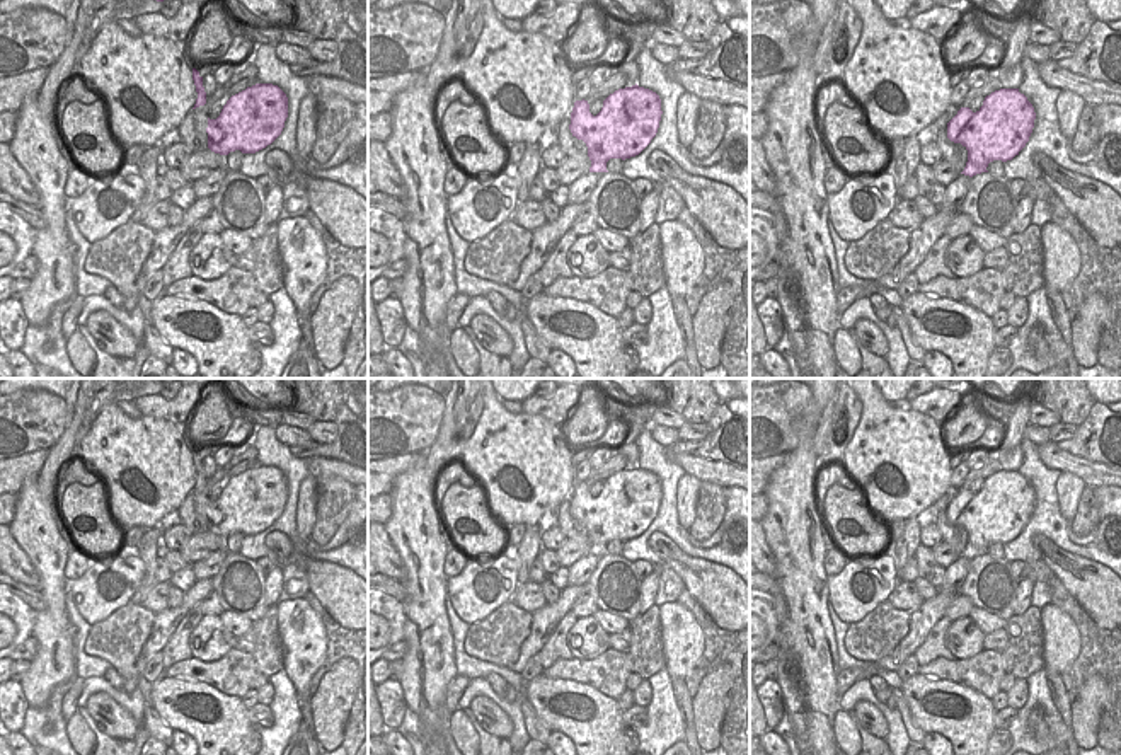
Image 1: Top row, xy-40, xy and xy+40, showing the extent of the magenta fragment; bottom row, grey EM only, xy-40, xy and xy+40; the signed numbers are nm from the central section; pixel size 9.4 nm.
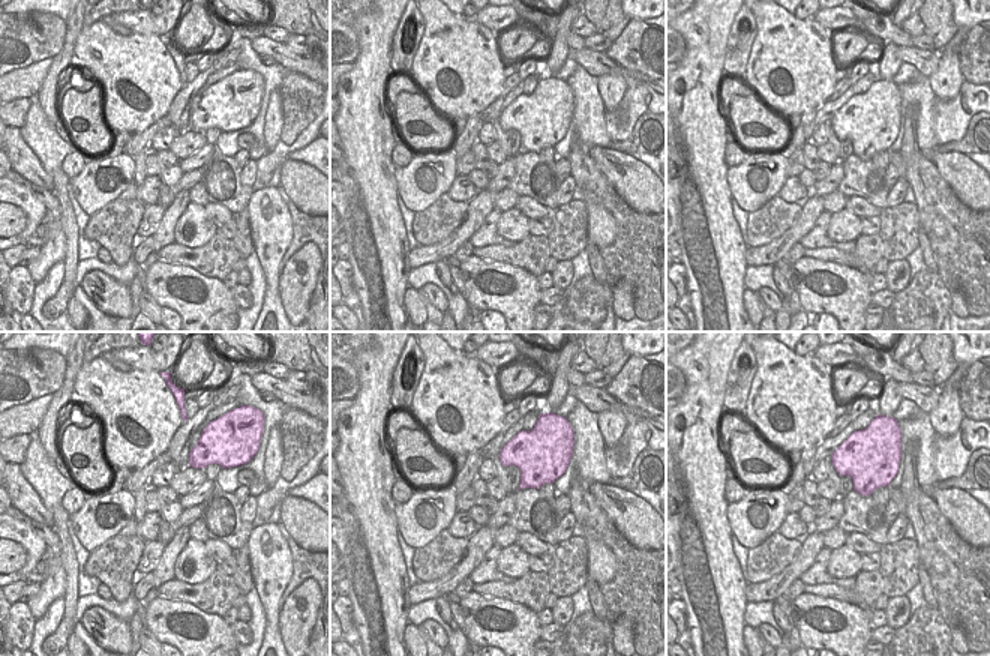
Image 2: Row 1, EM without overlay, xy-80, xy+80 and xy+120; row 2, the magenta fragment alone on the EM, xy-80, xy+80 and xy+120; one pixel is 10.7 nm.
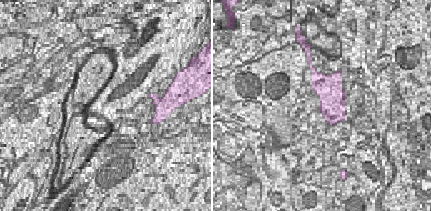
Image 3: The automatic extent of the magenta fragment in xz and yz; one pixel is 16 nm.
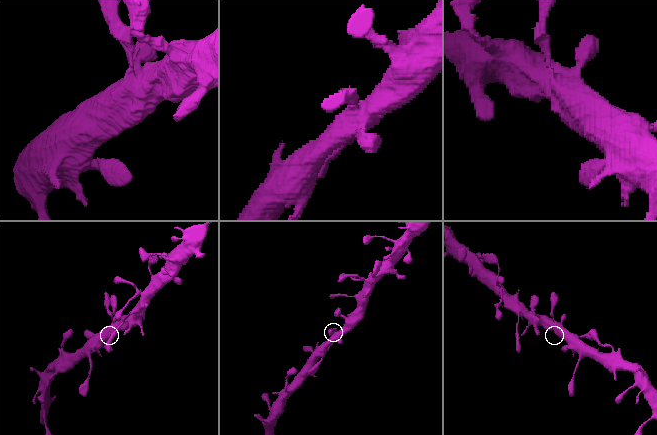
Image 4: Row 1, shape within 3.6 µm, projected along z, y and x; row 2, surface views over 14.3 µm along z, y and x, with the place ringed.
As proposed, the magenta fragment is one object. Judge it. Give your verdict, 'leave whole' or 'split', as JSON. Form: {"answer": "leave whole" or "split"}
{"answer": "leave whole"}

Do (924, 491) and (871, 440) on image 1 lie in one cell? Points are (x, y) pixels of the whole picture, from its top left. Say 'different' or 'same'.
same

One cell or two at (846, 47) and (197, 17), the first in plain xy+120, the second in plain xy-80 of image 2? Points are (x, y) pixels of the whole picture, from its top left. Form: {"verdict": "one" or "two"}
{"verdict": "one"}

